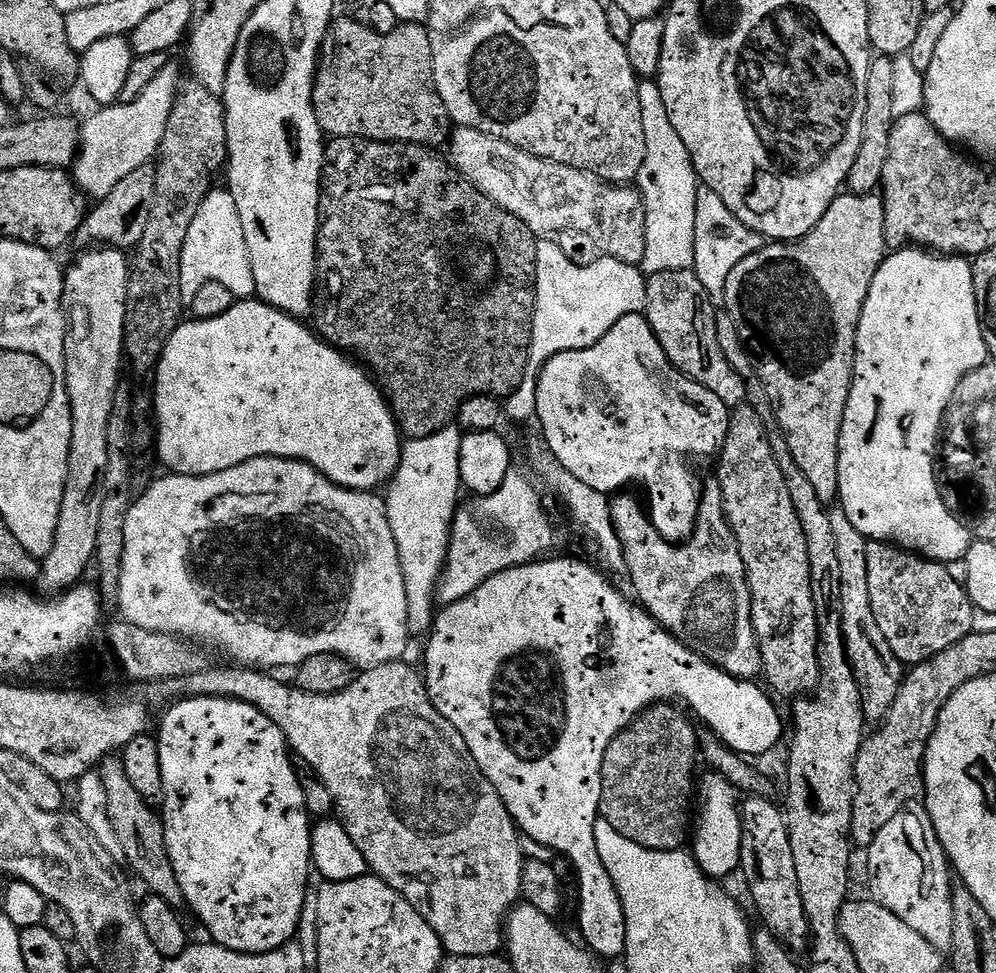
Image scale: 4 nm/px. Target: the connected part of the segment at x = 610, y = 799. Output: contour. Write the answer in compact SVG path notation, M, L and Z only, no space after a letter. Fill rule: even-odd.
M661 702L647 708L645 712L641 712L627 728L621 730L619 734L612 739L610 746L606 746L606 754L602 758L602 766L600 767L602 798L600 799L599 819L610 822L610 826L614 826L614 830L618 834L622 834L622 838L630 838L630 842L634 842L638 846L649 848L650 850L658 850L659 852L679 852L689 843L690 820L688 824L688 807L692 804L692 796L694 800L694 780L692 784L692 775L696 772L696 760L698 764L698 731L696 732L695 726L697 727L679 707L673 706L668 702Z

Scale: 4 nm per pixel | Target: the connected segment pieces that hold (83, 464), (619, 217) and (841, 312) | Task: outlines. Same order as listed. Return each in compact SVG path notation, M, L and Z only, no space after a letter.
M96 246L91 250L84 250L79 253L81 256L73 262L72 265L67 265L64 273L64 311L68 321L68 337L64 343L64 365L66 366L66 382L68 383L68 397L70 398L70 406L72 407L72 442L70 444L70 458L68 459L68 481L64 487L63 508L60 511L59 528L56 531L56 544L52 548L50 554L43 557L42 567L40 569L40 579L38 581L39 591L44 594L63 594L69 588L75 588L81 583L80 580L84 576L84 571L93 563L96 555L96 543L98 542L99 518L102 513L102 504L104 502L104 479L106 478L107 466L107 426L110 424L111 408L114 404L115 388L120 382L122 371L120 371L120 363L124 364L126 357L124 351L124 335L127 330L128 322L128 281L130 271L130 260L121 249L110 248L107 246Z
M457 127L450 136L451 148L452 167L487 200L514 214L536 237L552 238L555 232L577 232L609 260L642 264L646 253L646 210L635 187L605 184L591 172L539 160L510 146L510 142L482 134L476 128Z
M841 194L832 203L830 210L826 210L826 214L822 214L822 222L818 222L818 226L814 226L814 230L810 230L810 234L801 240L772 242L759 248L754 254L750 254L750 258L744 258L738 266L734 266L734 270L730 270L730 278L726 278L726 290L722 301L723 311L728 312L730 318L734 318L738 338L742 338L745 348L748 349L748 355L754 361L756 379L759 380L761 388L768 395L768 401L772 404L776 420L790 446L790 454L794 458L794 462L798 462L798 470L802 470L802 474L809 480L810 486L814 486L818 498L826 506L835 505L840 494L838 490L838 450L840 449L842 422L846 414L846 402L850 398L852 375L856 365L858 322L862 318L862 306L866 302L866 294L870 294L870 282L874 282L874 274L882 266L888 251L888 243L884 237L883 199L876 194L870 196Z

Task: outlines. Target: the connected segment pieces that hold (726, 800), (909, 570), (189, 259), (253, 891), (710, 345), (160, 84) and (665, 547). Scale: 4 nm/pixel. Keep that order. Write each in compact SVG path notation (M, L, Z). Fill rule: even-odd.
M705 771L704 781L699 781L698 796L704 799L704 809L700 812L700 821L695 821L694 835L690 840L690 854L704 875L720 882L723 876L740 868L740 851L742 850L742 826L740 825L740 804L738 789L725 776L717 772Z
M869 542L866 546L866 570L870 574L870 606L874 610L874 618L878 621L882 634L886 634L886 642L890 642L890 650L900 663L905 666L915 666L934 658L934 654L942 654L954 646L954 642L962 642L972 630L974 609L968 591L963 583L951 576L945 565L935 560L925 560L895 544Z
M213 190L201 202L182 246L180 264L181 299L184 302L191 302L206 282L222 282L234 298L256 296L254 270L250 270L250 254L246 250L246 234L242 234L242 218L238 218L238 206L234 206L231 192Z
M193 696L177 699L173 704L176 705L165 714L164 721L160 724L158 779L164 783L164 812L162 808L164 837L170 854L170 862L174 866L177 885L183 899L185 901L188 899L189 906L196 911L197 918L208 927L208 932L212 935L209 937L215 943L246 954L262 954L278 950L295 937L292 935L295 934L296 927L300 924L300 915L304 912L304 899L308 896L308 872L313 871L312 830L314 824L304 801L304 786L301 777L296 777L296 768L292 765L293 757L290 755L288 739L269 716L262 714L262 710L241 700L229 700L226 696L222 698Z
M695 271L667 272L648 280L648 301L643 315L647 316L666 358L682 375L710 390L731 410L745 403L748 386L722 354L722 346L718 346L717 311Z
M169 66L129 104L117 102L101 107L80 129L80 151L74 165L74 183L85 197L99 202L108 196L126 174L151 165L157 159L160 143L166 133L171 108L182 76Z
M715 482L705 483L700 497L700 513L696 519L696 528L687 540L676 543L658 534L652 525L649 513L645 511L632 496L620 494L615 497L610 511L610 519L616 527L616 533L624 547L624 564L632 575L632 584L640 595L639 603L648 609L649 614L662 627L667 628L673 636L690 642L701 656L705 656L711 664L737 676L739 680L752 680L762 672L760 663L760 644L754 634L752 625L752 599L748 585L748 571L742 562L740 547L736 536L730 530L728 519L724 513L722 490Z

